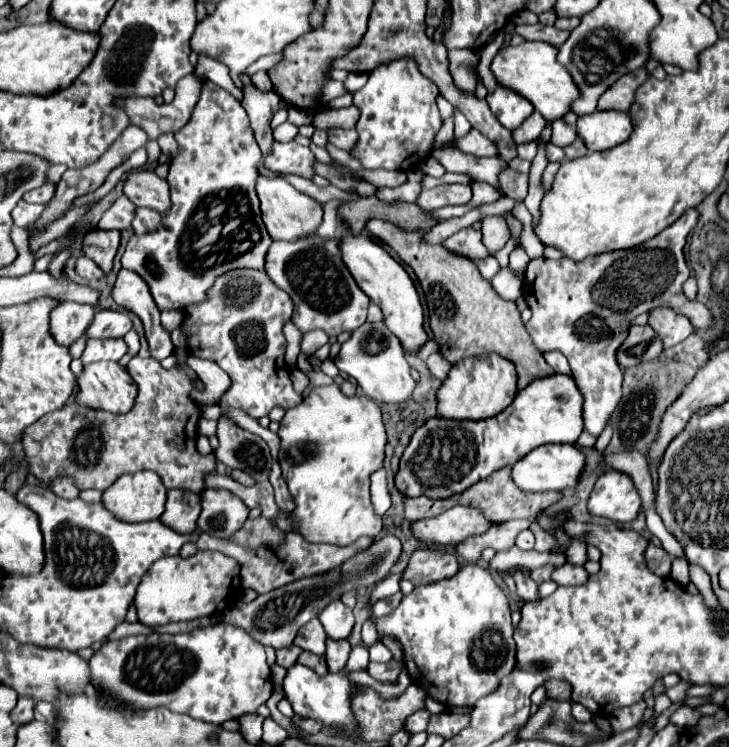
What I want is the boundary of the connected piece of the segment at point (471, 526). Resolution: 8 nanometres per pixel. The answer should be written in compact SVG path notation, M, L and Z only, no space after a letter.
M454 506L440 516L412 522L410 530L420 544L456 546L464 542L468 536L484 534L490 526L492 524L484 520L484 514L478 508Z

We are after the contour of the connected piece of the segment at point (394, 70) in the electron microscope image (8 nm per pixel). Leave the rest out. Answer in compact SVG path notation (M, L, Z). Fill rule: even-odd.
M396 60L372 70L368 84L354 92L354 106L360 110L360 118L356 122L358 148L354 156L360 164L368 170L408 170L418 166L424 158L410 156L428 156L434 134L440 128L436 96L436 84L416 68L414 60Z

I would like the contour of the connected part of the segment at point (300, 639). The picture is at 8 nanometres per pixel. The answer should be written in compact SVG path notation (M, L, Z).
M318 618L304 624L294 640L296 646L300 646L302 650L308 650L308 652L314 652L314 654L324 654L324 650L326 650L324 642L326 642L326 632Z

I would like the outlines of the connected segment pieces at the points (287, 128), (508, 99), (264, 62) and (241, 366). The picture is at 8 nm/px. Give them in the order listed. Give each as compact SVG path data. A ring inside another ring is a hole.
M284 122L274 130L274 140L276 142L290 142L290 140L294 140L296 134L298 134L298 126L294 126L292 122Z
M496 88L494 94L486 96L486 102L492 110L492 114L496 116L496 120L508 128L508 130L516 130L522 126L522 122L534 112L532 104L528 104L528 100L516 96L516 92L508 92L506 88Z
M282 53L270 54L267 56L260 57L258 62L252 63L252 66L248 66L242 74L252 76L258 70L268 70L272 64L277 64L282 59Z
M256 270L226 272L216 280L204 304L184 312L190 352L216 362L232 380L232 386L220 400L222 416L228 416L230 410L244 410L254 420L260 420L262 416L268 416L274 406L292 408L302 400L302 396L292 390L290 372L284 362L286 340L282 326L290 316L290 296L276 288L264 272ZM256 382L260 388L254 386Z

